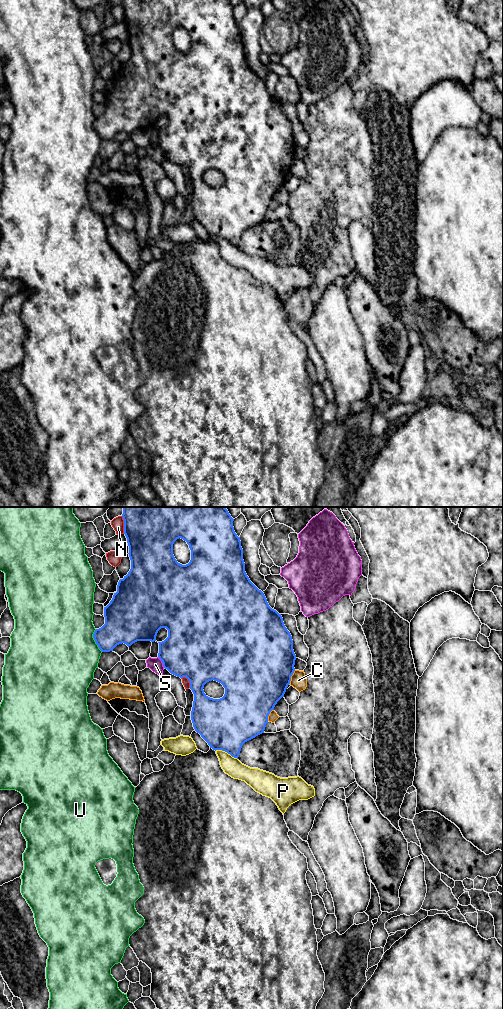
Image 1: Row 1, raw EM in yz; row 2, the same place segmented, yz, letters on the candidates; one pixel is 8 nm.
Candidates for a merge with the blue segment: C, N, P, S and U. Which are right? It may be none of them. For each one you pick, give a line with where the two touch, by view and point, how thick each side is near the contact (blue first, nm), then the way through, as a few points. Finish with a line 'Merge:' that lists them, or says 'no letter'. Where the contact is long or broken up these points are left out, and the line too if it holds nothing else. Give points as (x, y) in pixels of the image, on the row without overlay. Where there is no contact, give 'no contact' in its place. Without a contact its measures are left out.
Merge: no letter

